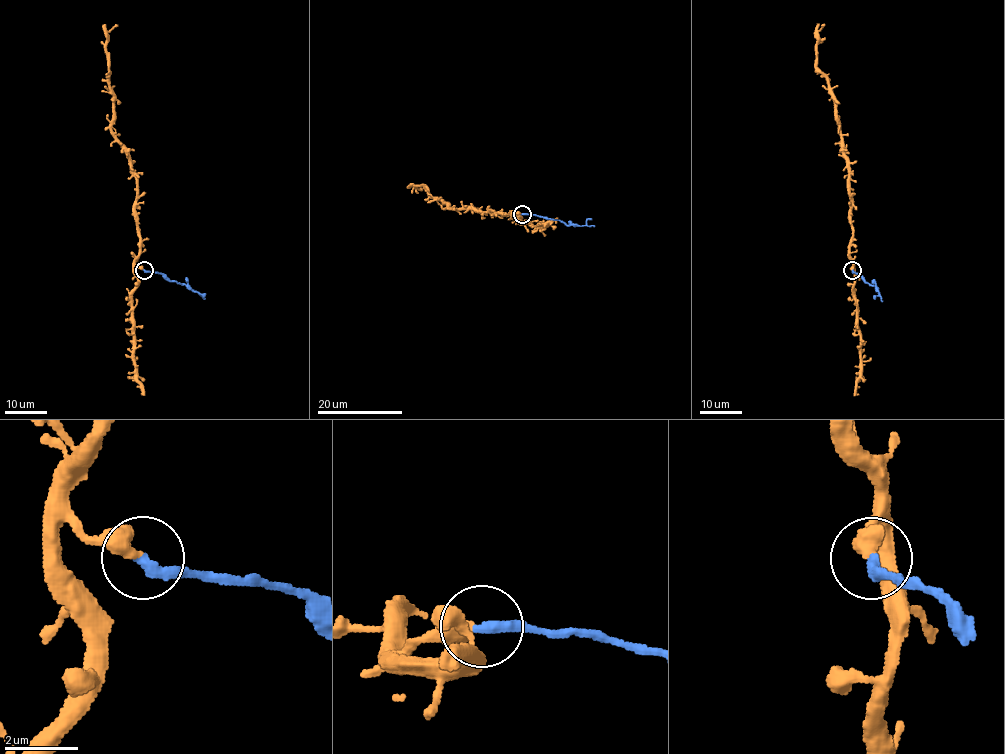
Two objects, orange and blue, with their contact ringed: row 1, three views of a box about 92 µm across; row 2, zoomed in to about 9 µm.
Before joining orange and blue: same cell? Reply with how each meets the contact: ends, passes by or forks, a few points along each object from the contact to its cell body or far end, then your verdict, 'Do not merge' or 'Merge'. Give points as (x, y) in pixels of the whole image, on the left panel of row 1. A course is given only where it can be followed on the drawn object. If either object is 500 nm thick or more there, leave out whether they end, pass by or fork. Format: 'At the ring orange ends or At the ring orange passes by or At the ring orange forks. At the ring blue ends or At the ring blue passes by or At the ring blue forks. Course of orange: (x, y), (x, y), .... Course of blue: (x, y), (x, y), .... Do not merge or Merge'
At the ring orange ends. At the ring blue ends. Course of orange: (144, 269), (135, 263), (140, 237), (136, 174), (111, 128), (107, 34), (118, 24). Course of blue: (144, 269), (161, 272), (171, 281), (188, 285), (194, 291), (205, 294). Do not merge

